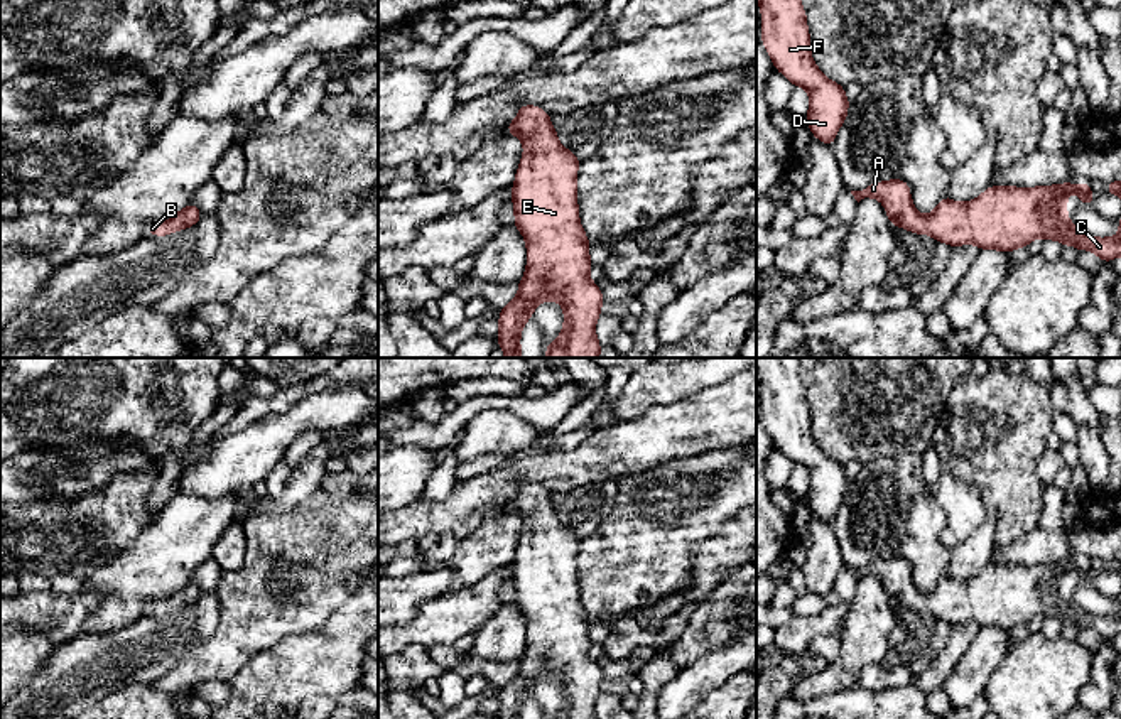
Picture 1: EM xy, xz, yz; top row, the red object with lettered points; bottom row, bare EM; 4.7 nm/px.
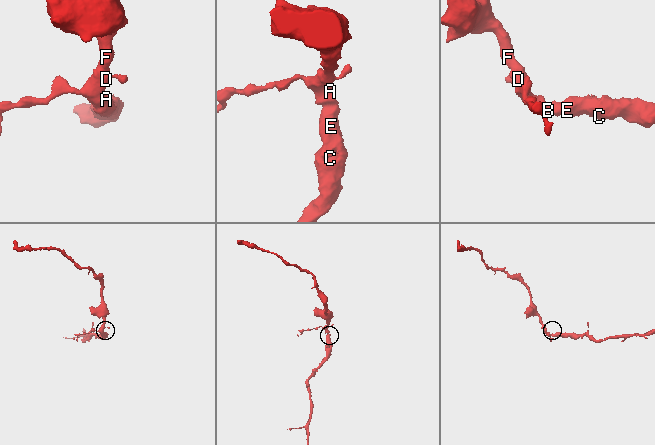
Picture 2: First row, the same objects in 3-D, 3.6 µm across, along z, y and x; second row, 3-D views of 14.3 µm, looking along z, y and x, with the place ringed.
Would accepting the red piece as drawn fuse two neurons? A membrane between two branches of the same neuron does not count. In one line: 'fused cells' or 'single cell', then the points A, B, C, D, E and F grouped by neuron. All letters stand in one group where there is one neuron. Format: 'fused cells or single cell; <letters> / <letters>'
single cell; A B C D E F

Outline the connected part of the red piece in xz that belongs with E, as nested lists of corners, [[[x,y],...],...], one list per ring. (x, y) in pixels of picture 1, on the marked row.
[[[535,105],[518,108],[517,118],[505,128],[523,143],[523,155],[512,187],[515,223],[527,243],[527,270],[518,282],[517,297],[500,309],[500,332],[496,343],[505,358],[522,358],[520,334],[544,300],[559,302],[564,309],[564,329],[555,341],[549,341],[544,358],[599,358],[601,344],[594,327],[601,316],[603,292],[589,280],[589,241],[579,223],[576,176],[581,160],[559,145],[550,115]]]

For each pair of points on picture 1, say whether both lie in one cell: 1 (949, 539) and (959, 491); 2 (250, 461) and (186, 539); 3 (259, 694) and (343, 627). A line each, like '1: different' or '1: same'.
1: same
2: different
3: same

